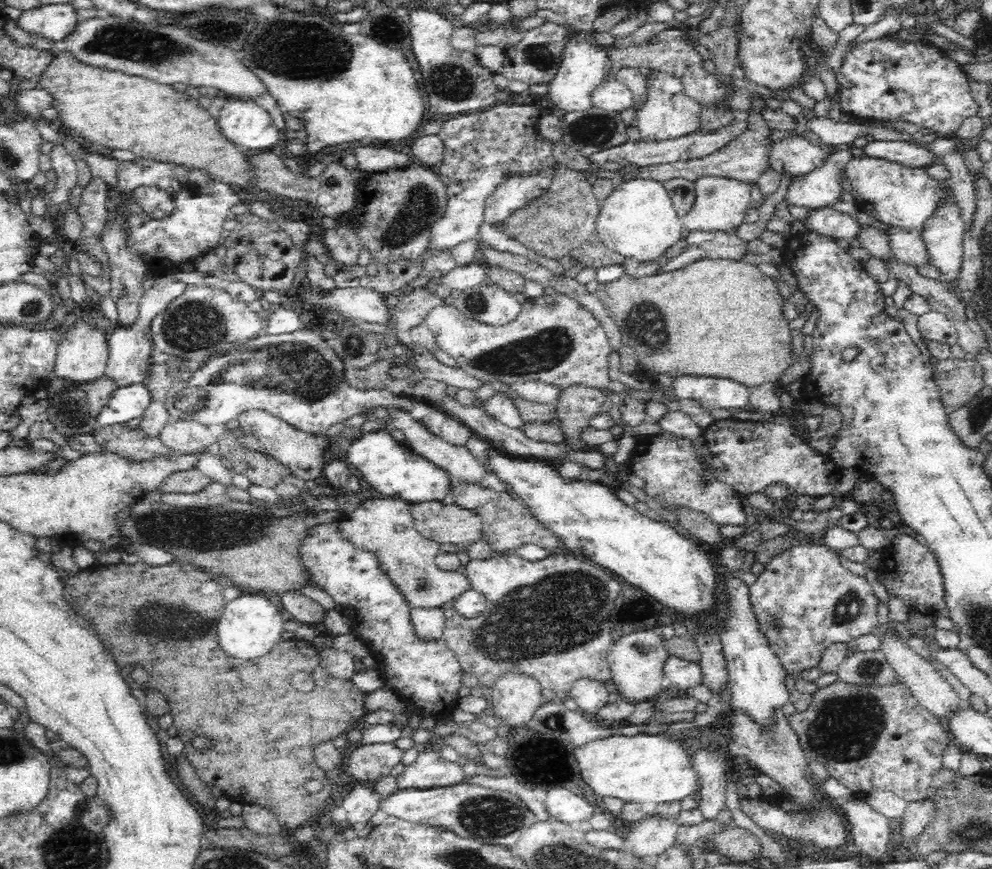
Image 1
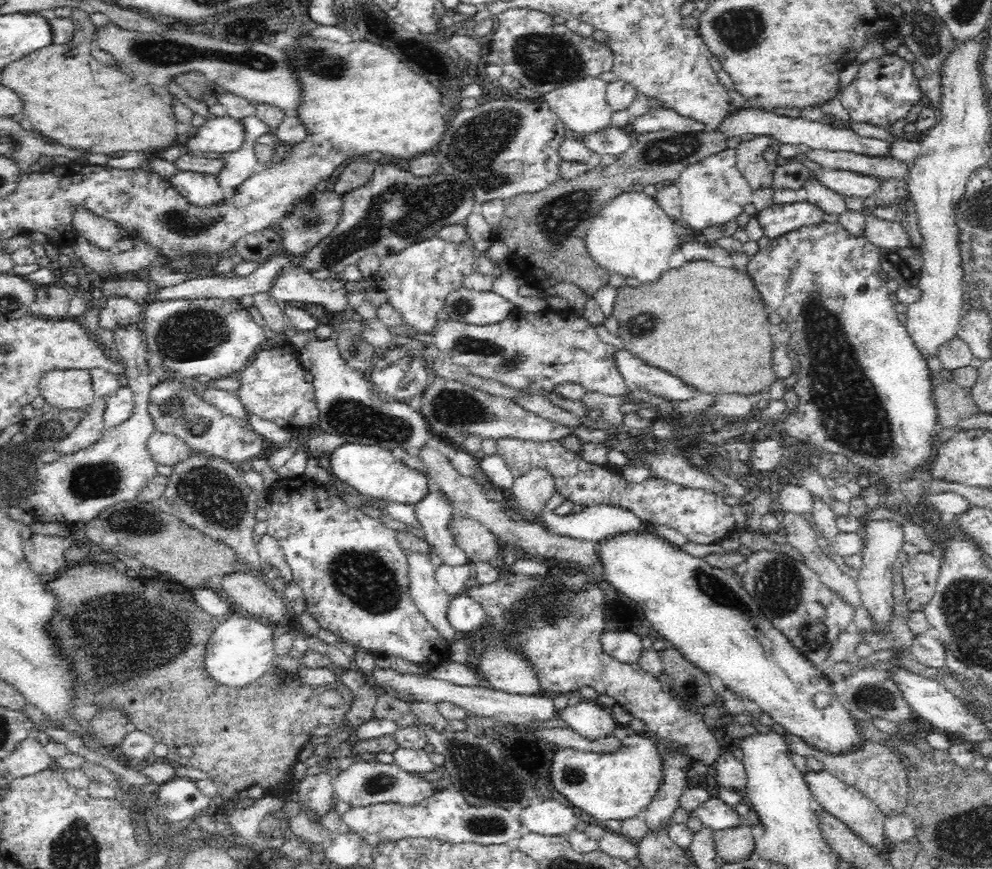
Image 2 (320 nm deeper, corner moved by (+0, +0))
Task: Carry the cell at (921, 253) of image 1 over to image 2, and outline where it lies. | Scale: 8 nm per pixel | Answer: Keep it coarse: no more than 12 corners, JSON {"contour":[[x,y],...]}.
{"contour":[[865,212],[865,238],[880,250],[911,246],[904,226]]}

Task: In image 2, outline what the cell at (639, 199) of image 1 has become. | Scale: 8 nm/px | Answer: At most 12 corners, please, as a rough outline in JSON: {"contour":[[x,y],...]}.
{"contour":[[646,192],[592,219],[587,250],[611,274],[654,283],[681,230]]}

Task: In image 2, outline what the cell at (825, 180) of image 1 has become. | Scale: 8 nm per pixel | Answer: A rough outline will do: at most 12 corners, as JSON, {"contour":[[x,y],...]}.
{"contour":[[824,170],[817,181],[844,198],[872,196],[877,177]]}

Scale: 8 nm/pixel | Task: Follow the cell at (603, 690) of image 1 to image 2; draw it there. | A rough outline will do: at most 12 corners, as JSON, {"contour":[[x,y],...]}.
{"contour":[[580,700],[560,712],[572,731],[596,740],[618,723],[609,708]]}

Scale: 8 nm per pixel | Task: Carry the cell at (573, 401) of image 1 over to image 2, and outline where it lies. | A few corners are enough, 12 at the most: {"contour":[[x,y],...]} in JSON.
{"contour":[[544,467],[515,477],[510,488],[519,510],[541,512],[556,490]]}

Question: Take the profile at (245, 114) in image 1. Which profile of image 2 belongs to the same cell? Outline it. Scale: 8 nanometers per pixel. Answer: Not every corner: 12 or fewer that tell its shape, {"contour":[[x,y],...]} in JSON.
{"contour":[[241,119],[204,121],[185,140],[191,154],[236,152],[246,140]]}

